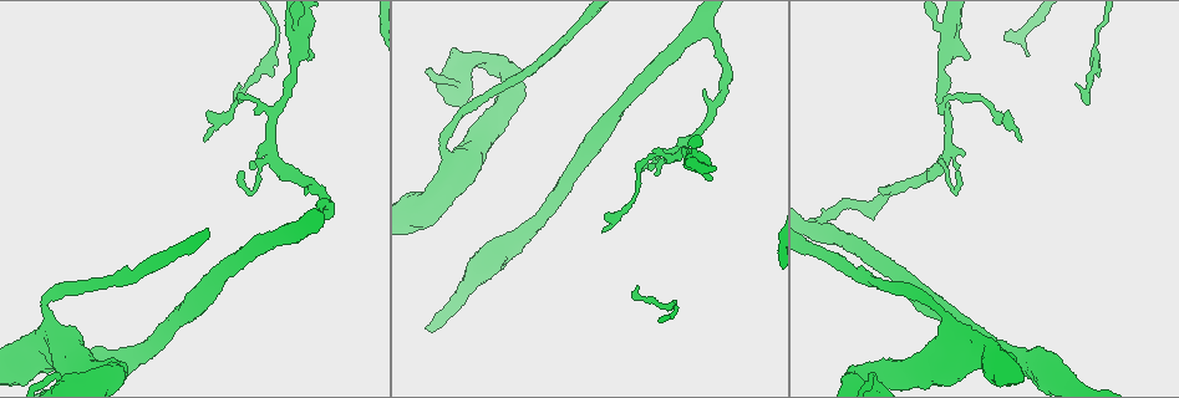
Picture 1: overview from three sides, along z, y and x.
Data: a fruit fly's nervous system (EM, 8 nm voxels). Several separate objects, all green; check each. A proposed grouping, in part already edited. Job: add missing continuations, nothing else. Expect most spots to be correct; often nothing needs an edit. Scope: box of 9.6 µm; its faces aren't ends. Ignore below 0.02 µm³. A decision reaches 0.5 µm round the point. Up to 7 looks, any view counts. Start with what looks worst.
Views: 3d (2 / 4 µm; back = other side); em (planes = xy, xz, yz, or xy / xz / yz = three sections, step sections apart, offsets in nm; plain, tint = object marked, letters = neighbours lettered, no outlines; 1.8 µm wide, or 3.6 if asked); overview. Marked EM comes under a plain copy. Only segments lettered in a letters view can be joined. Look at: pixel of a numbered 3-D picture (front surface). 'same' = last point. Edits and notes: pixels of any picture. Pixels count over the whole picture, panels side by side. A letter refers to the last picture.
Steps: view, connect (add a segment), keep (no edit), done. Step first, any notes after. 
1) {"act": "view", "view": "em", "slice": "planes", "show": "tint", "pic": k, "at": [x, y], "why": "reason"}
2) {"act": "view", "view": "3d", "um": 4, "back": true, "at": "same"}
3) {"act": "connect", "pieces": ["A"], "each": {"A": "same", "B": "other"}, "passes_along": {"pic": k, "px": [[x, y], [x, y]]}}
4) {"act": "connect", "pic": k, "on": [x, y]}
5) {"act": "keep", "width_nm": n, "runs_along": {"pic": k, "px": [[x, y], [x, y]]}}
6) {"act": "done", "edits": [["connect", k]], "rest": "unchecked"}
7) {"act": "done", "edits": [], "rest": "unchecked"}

{"act": "view", "view": "em", "slice": "planes", "show": "letters", "pic": 1, "at": [203, 140], "why": "an open end"}

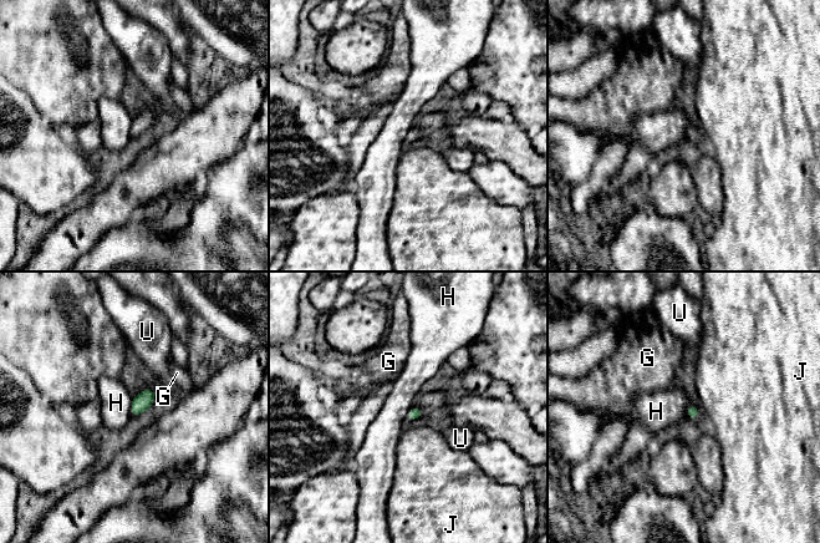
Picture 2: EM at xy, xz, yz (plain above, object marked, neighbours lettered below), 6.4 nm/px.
{"act": "keep", "each": {"G": "other", "H": "other", "J": "other", "U": "other"}, "border": {"pic": 2, "px": [[133, 396], [130, 416]]}, "found": "none of them fits"}

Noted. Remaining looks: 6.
{"act": "view", "view": "em", "slice": "planes", "show": "letters", "pic": 1, "at": [969, 56], "why": "an open end"}

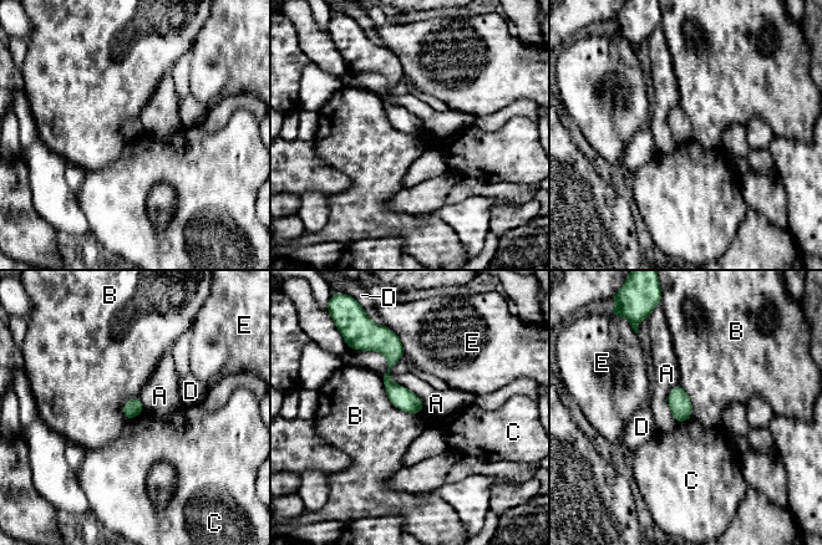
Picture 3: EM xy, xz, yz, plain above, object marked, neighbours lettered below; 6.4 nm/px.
{"act": "keep", "width_nm": 110, "each": {"A": "other", "B": "other", "C": "other", "D": "other", "E": "other"}, "runs_along": {"pic": 3, "px": [[391, 337], [387, 382], [417, 409]]}, "found": "none of them fits"}

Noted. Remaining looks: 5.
{"act": "view", "view": "em", "slice": "planes", "show": "letters", "pic": 1, "at": [651, 167], "why": "free end"}

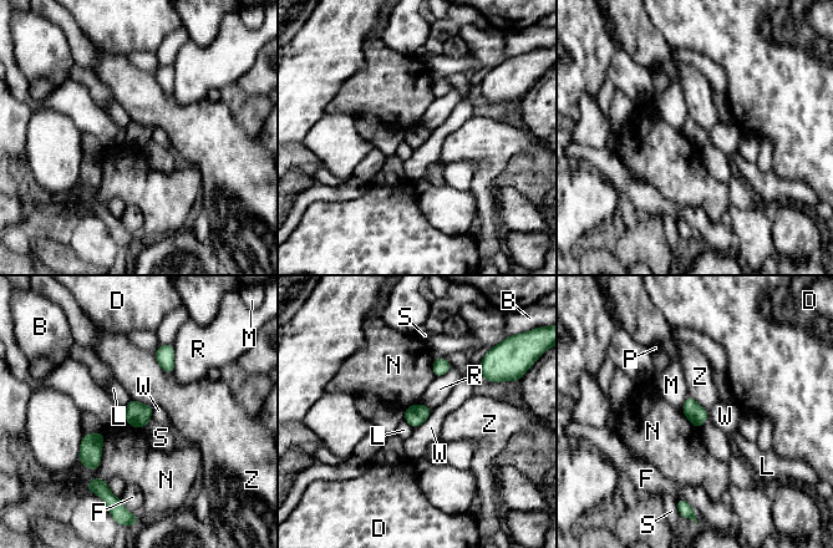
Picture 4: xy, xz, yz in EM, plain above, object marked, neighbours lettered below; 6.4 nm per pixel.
{"act": "keep", "width_nm": 120, "each": {"B": "other", "D": "other", "F": "other", "L": "other", "M": "other", "N": "other", "P": "other", "R": "other", "S": "other", "W": "other", "Z": "other"}, "border": {"pic": 4, "px": [[153, 353], [160, 366], [172, 374]]}, "found": "no lettered segment goes on from it"}

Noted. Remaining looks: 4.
{"act": "done", "edits": [], "rest": "unchecked"}

